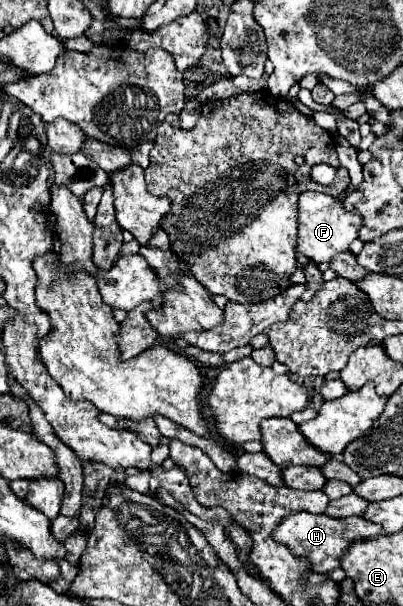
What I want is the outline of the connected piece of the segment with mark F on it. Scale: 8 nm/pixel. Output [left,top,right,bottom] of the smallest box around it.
[297,191,361,267]

